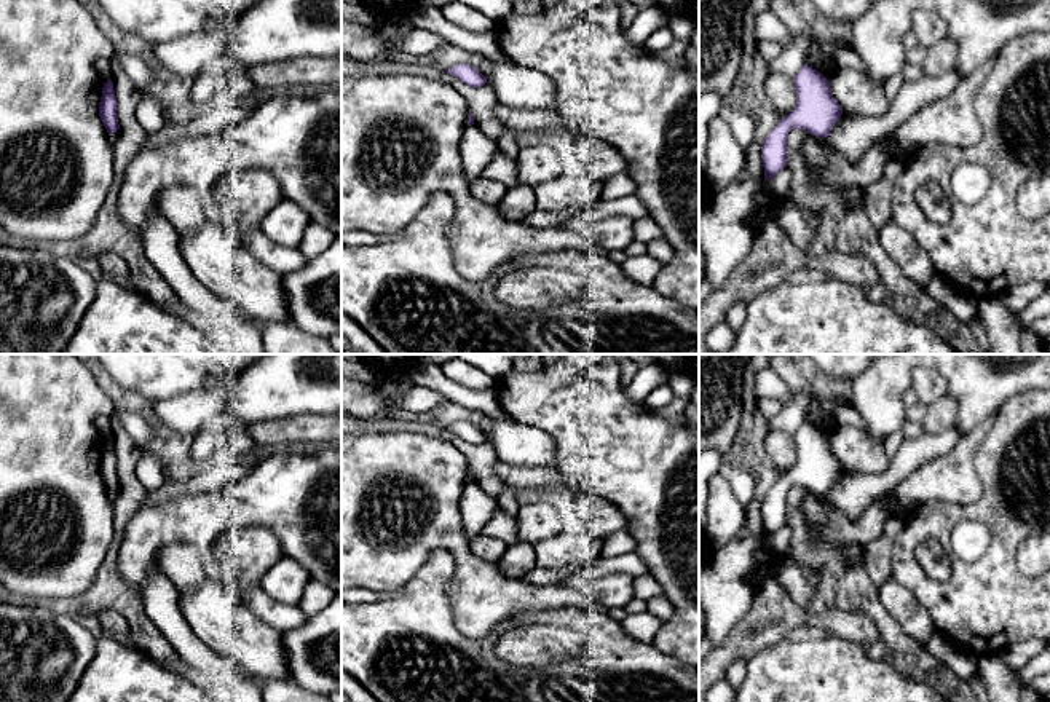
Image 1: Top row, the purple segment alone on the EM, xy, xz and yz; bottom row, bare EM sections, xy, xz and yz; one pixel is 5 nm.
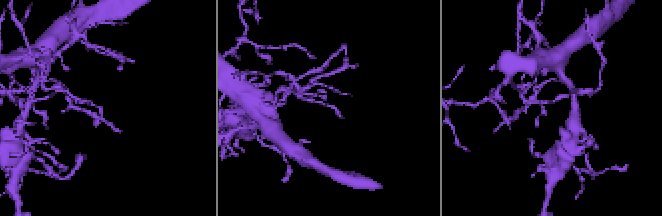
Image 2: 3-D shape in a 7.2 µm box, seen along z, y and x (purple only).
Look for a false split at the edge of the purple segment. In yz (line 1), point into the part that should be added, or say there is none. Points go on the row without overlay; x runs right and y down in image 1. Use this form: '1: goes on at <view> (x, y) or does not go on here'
1: does not go on here

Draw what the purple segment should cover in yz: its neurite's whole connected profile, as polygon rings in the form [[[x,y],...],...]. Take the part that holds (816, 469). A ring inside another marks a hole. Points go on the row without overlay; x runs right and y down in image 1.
[[[803,423],[793,434],[796,447],[795,467],[785,472],[779,482],[761,499],[761,517],[764,525],[764,539],[772,536],[787,523],[787,493],[791,487],[803,487],[817,495],[828,495],[830,488],[843,472],[843,466],[830,448],[830,439],[815,426]]]

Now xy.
[[[110,437],[104,440],[102,445],[102,455],[99,459],[99,474],[109,491],[113,491],[120,487],[116,472],[116,455],[113,448],[113,440]]]

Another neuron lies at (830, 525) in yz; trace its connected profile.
[[[807,490],[801,506],[817,541],[828,546],[857,546],[862,552],[882,536],[890,517],[882,498],[874,499],[855,520],[839,511],[827,495]]]

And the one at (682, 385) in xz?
[[[673,372],[673,373],[670,373],[667,385],[670,386],[675,397],[685,399],[689,402],[691,394],[696,386],[696,377],[685,375],[681,372]]]

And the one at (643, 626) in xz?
[[[646,609],[635,614],[626,614],[621,621],[622,630],[640,643],[653,643],[662,624],[664,622],[657,616]]]

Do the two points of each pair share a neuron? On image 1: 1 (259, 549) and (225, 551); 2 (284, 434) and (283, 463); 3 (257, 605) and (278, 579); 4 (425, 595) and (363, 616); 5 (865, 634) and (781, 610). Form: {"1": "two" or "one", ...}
{"1": "one", "2": "two", "3": "two", "4": "one", "5": "one"}

